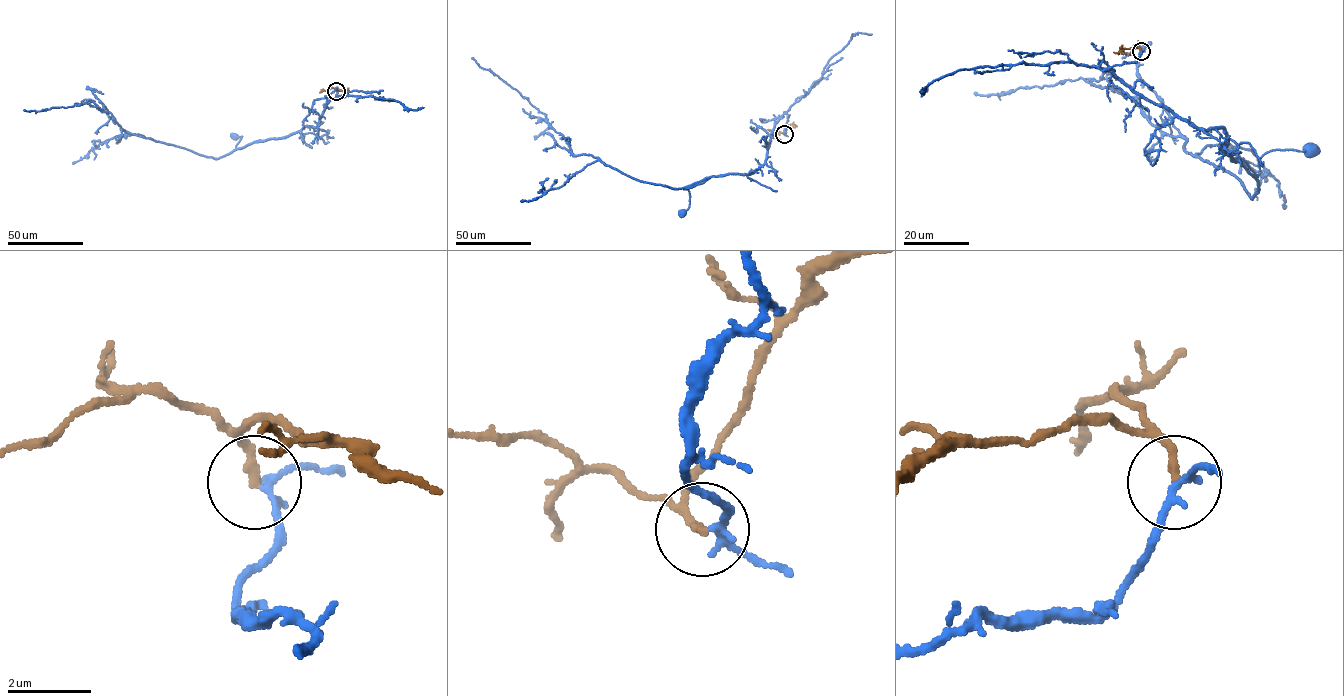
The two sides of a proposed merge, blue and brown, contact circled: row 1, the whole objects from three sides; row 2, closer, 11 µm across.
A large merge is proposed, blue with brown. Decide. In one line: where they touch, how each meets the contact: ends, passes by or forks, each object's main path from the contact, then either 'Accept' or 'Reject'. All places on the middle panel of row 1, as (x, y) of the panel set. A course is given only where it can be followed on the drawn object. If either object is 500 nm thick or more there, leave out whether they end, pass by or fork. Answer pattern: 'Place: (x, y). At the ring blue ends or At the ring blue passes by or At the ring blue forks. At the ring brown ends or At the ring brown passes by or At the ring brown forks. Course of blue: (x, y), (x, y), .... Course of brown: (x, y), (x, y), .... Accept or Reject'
Place: (784, 134). At the ring blue passes by. At the ring brown ends. Course of blue: (785, 134), (786, 113), (775, 124), (764, 163), (754, 172), (713, 176), (685, 188), (689, 206), (682, 212). Course of brown: (784, 134), (790, 124), (796, 125). Reject

